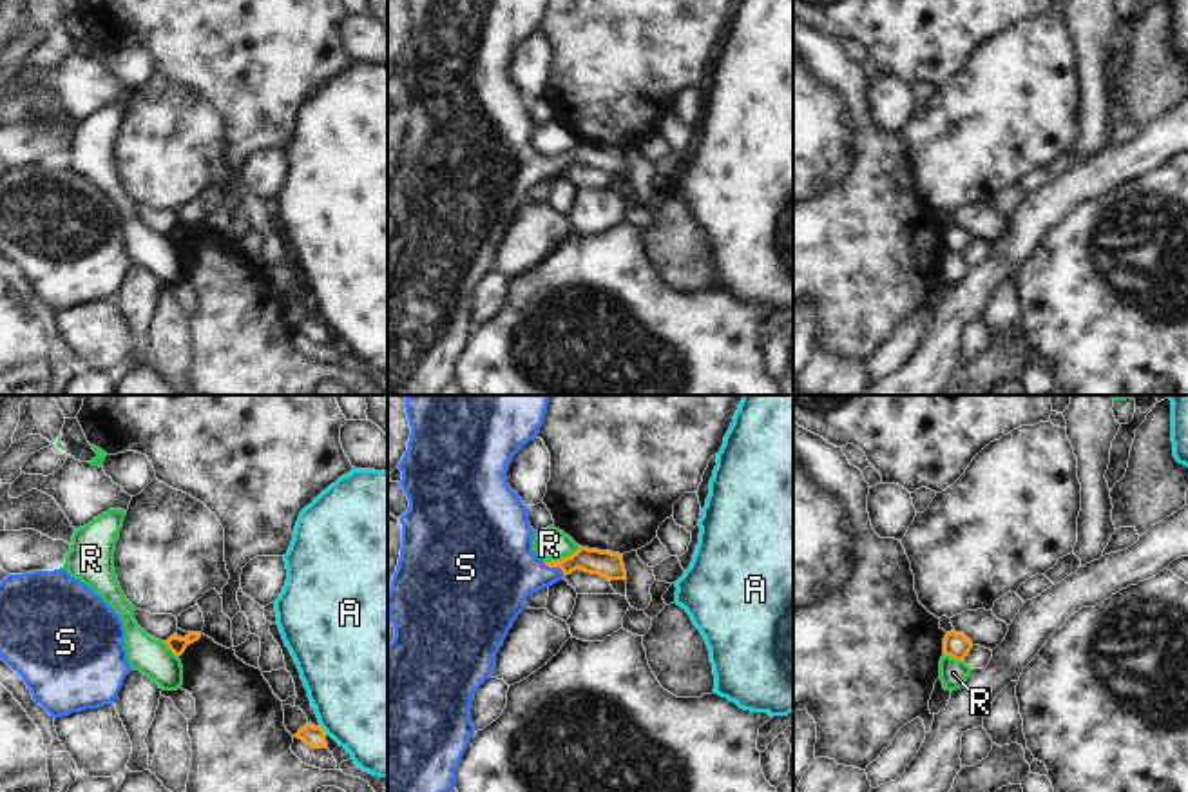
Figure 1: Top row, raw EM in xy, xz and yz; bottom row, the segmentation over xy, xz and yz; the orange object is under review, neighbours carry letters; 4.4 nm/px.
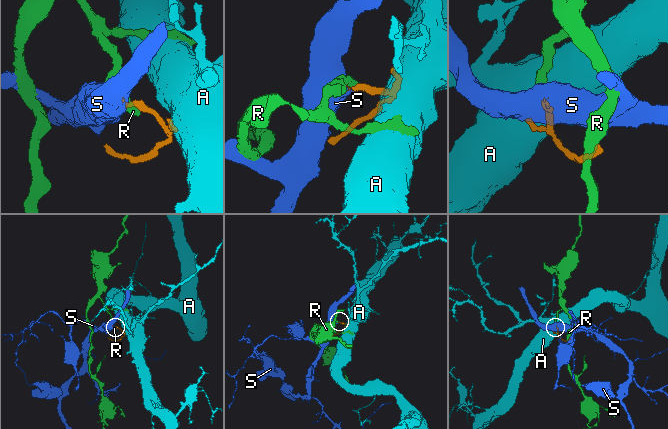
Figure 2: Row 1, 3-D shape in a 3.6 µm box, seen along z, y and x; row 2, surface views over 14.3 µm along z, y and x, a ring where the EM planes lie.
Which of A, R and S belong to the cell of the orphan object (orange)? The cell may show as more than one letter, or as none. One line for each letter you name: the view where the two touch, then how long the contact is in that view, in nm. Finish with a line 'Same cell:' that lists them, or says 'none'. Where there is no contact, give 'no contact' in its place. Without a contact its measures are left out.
S: xz | 120 nm
Same cell: S

